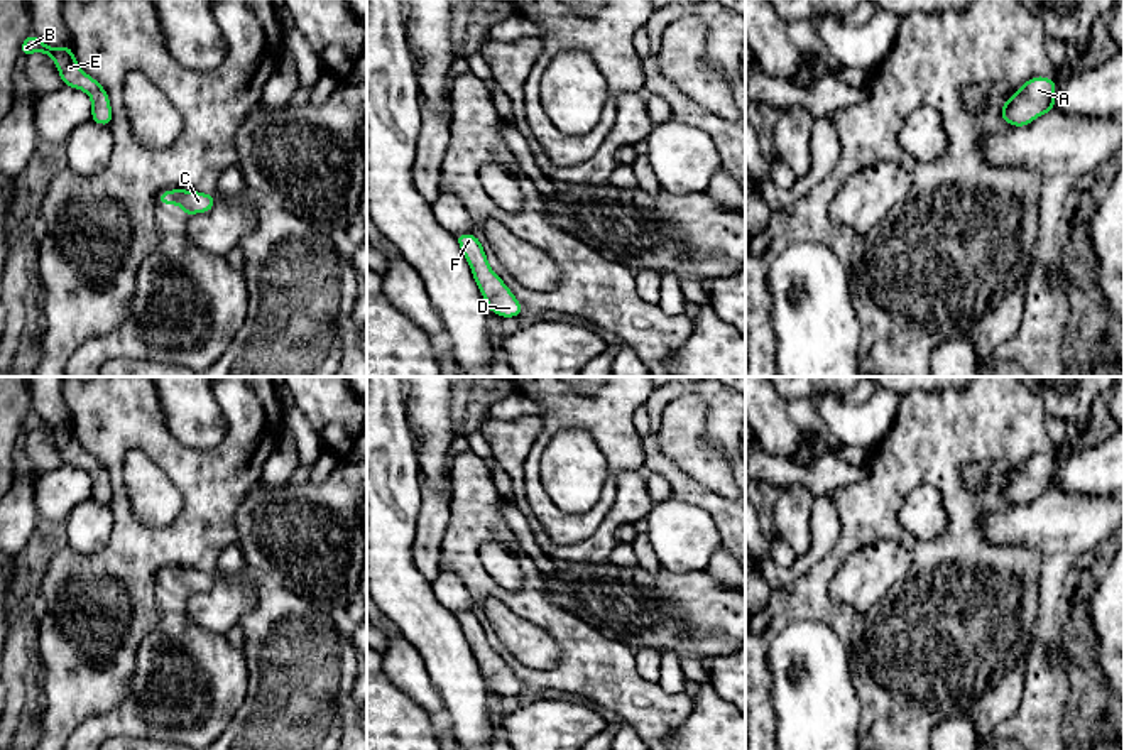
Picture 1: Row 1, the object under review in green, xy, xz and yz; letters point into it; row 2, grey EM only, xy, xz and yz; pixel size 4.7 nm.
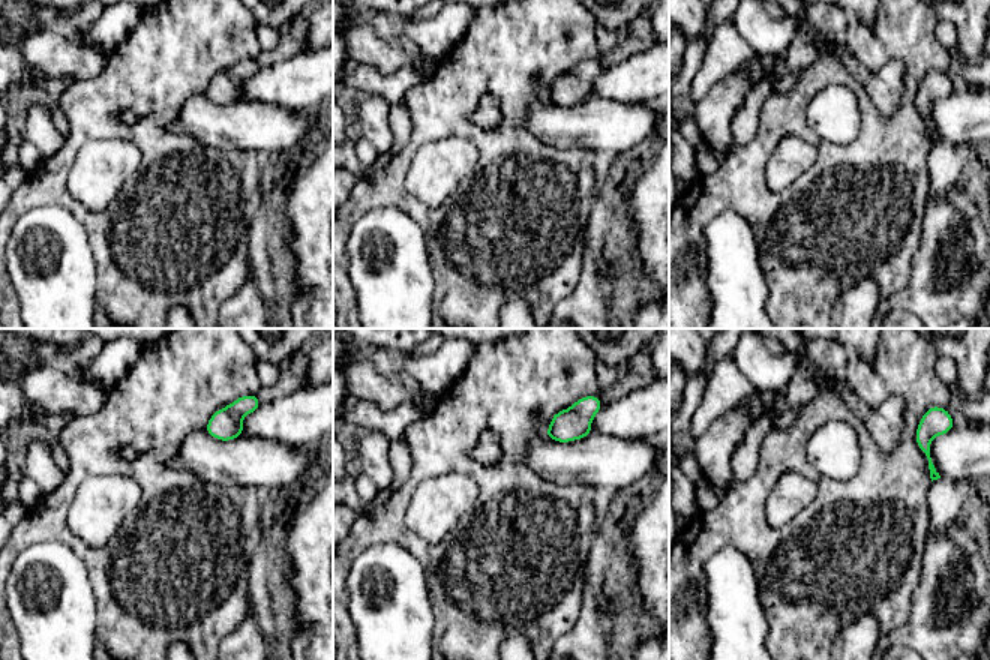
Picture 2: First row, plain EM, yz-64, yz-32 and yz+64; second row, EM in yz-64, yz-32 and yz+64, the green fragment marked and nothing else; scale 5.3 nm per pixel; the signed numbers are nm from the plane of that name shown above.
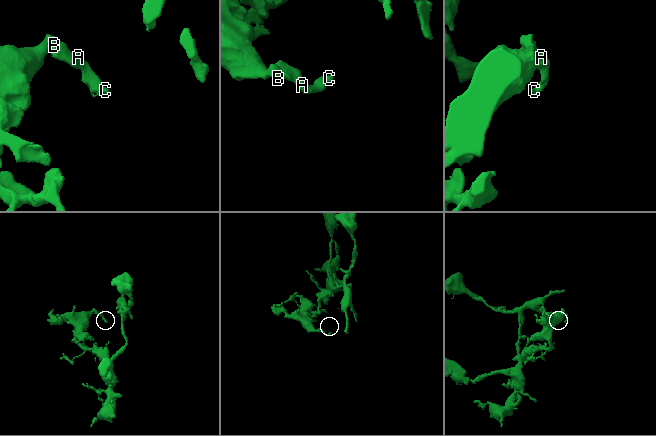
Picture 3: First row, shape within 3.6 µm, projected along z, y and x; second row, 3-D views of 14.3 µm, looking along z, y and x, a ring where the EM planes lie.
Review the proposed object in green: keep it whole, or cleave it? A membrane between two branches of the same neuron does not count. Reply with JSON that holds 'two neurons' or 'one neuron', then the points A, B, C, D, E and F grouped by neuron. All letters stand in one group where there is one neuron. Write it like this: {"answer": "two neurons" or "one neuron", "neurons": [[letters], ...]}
{"answer": "one neuron", "neurons": [["A", "B", "C", "D", "E", "F"]]}

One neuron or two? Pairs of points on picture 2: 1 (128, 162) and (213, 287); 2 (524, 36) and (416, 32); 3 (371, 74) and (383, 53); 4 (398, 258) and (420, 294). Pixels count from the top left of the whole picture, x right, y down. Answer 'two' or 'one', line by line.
1: two
2: two
3: two
4: one

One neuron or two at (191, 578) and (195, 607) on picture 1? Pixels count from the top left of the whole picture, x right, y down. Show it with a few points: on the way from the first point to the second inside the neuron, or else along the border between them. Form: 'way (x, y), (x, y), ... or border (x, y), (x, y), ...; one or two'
border (215, 581), (210, 588), (193, 593), (183, 610); two

